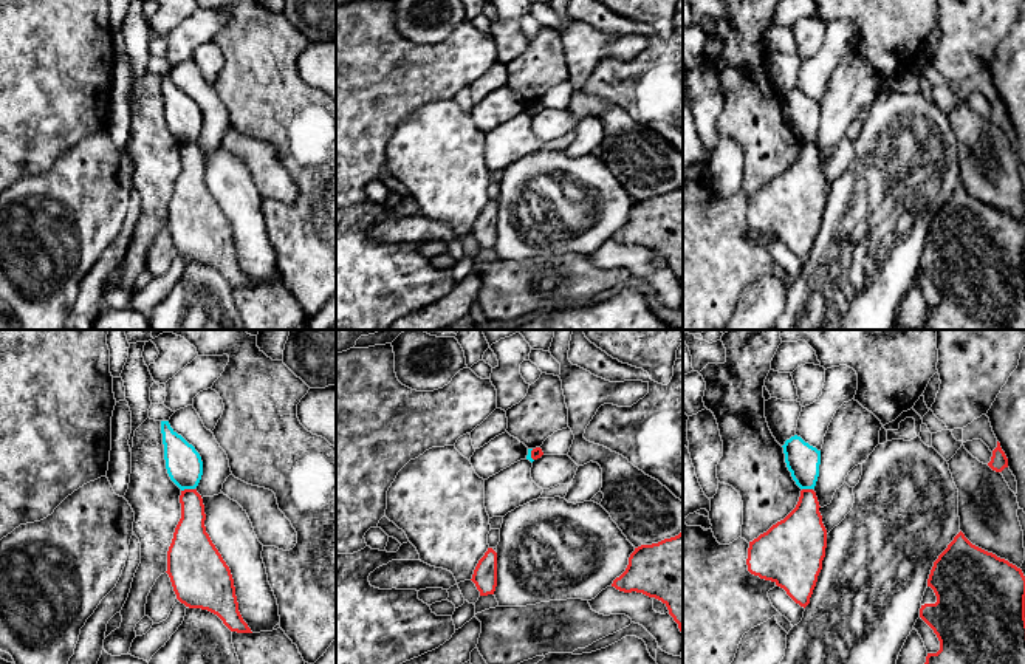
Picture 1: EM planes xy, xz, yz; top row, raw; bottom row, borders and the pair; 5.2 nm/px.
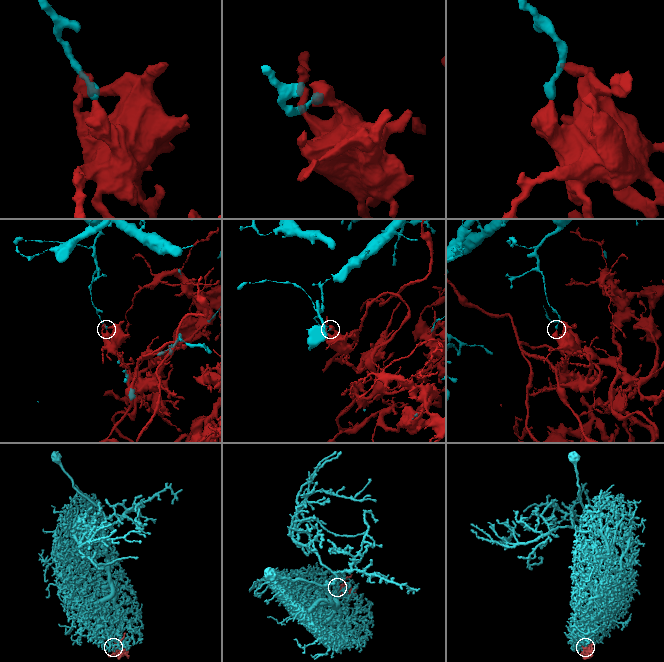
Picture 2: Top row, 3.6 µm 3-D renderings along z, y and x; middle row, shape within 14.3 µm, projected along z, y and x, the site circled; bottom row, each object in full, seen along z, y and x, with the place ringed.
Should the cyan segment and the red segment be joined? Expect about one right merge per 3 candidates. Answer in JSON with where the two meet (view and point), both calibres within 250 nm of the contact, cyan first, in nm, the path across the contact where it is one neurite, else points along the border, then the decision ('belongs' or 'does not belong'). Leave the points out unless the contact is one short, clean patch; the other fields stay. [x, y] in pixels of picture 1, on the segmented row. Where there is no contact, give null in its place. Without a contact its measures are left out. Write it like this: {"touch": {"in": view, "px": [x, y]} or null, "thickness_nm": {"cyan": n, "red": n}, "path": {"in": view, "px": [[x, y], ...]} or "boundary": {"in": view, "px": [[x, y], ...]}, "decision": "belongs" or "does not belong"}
{"touch": {"in": "xy", "px": [188, 488]}, "thickness_nm": {"cyan": 190, "red": 170}, "boundary": {"in": "xy", "px": [[194, 488], [181, 491]]}, "decision": "does not belong"}

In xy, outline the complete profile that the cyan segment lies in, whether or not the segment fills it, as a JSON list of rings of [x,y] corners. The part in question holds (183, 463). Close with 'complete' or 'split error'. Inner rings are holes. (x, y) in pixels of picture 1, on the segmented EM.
[[[161,421],[166,469],[170,480],[181,489],[195,489],[203,475],[200,454],[169,424]]]; complete

